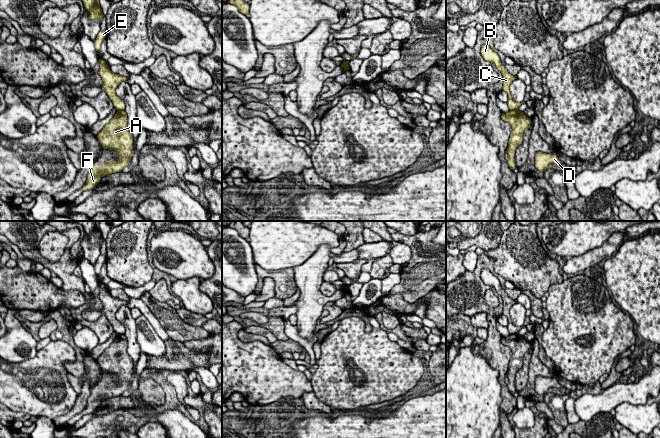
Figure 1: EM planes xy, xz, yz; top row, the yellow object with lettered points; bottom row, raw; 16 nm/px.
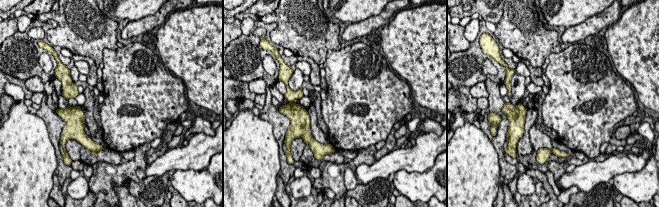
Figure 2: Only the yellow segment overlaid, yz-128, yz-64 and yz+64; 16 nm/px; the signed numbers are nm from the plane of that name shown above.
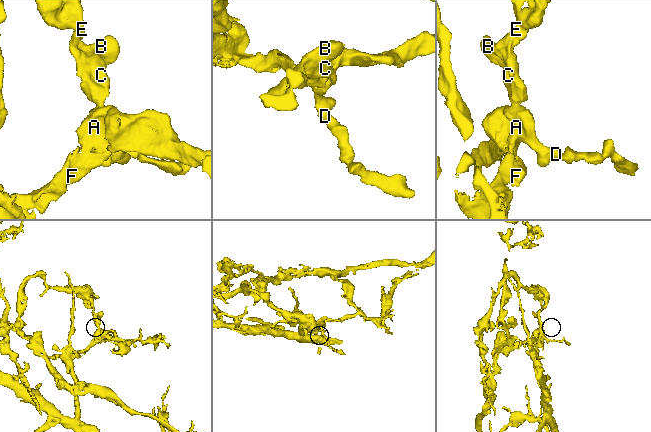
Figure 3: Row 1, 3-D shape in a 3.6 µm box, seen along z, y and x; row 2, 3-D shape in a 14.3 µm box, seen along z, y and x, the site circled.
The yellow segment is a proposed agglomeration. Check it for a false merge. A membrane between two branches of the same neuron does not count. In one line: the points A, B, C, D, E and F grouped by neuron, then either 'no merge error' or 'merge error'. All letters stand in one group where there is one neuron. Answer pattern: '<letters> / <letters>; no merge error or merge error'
A D F / B C E; merge error

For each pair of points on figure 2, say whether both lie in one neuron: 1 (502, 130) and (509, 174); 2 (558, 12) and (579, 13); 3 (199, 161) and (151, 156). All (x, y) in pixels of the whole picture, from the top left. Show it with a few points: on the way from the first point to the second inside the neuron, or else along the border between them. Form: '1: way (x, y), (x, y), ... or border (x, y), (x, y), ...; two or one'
1: way (500, 141), (503, 163); one
2: way (563, 12), (574, 12); one
3: border (166, 151), (147, 166); two

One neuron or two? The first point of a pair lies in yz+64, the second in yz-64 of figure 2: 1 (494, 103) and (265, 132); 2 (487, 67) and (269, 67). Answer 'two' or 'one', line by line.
1: two
2: one

